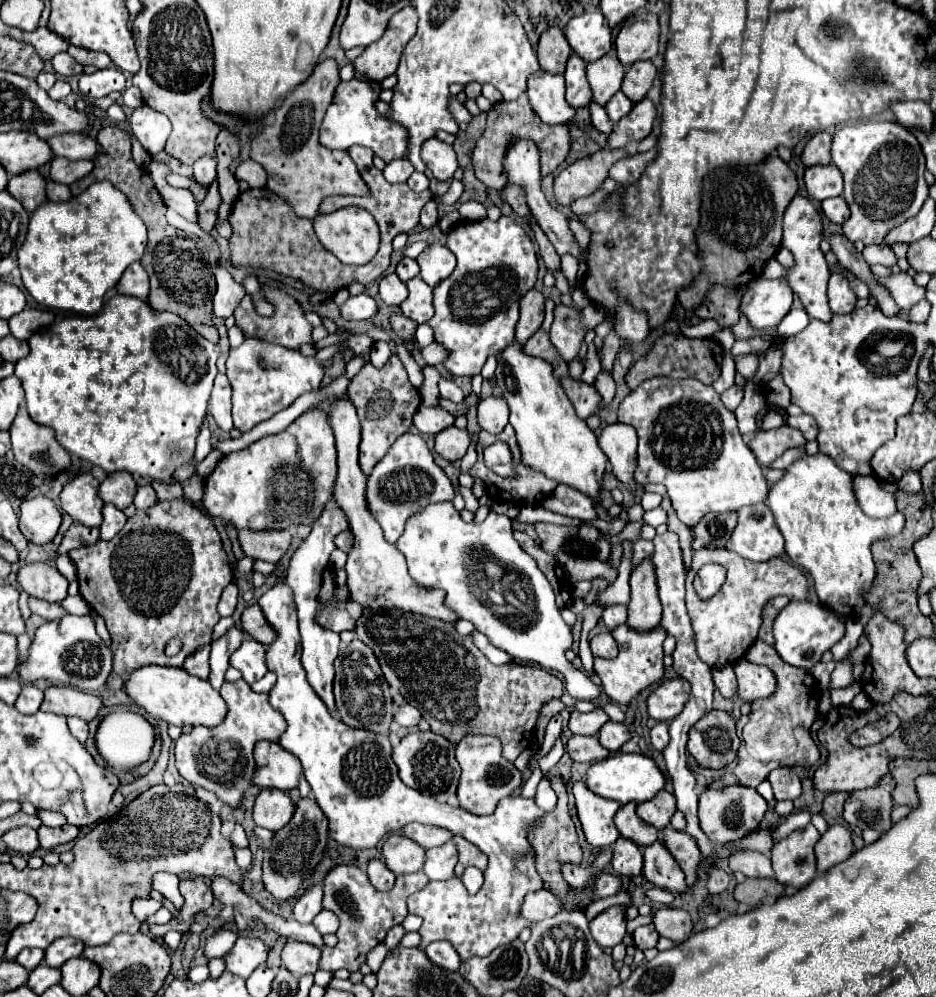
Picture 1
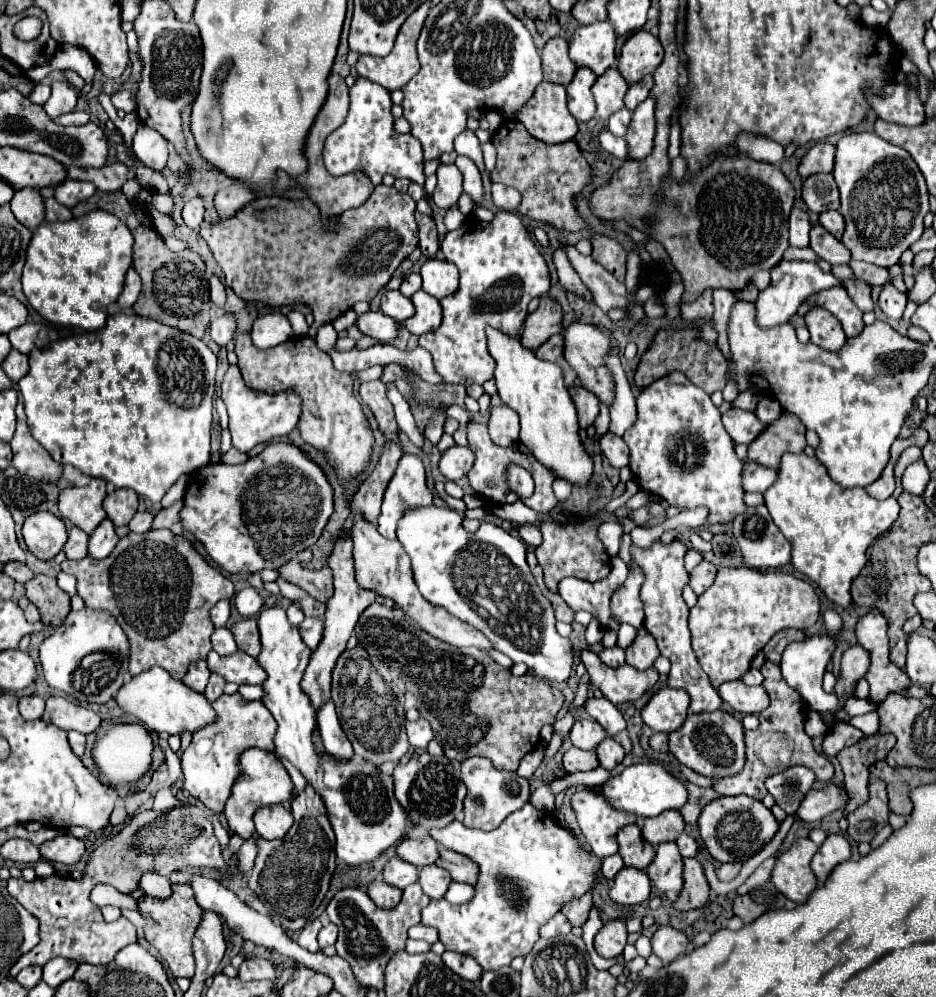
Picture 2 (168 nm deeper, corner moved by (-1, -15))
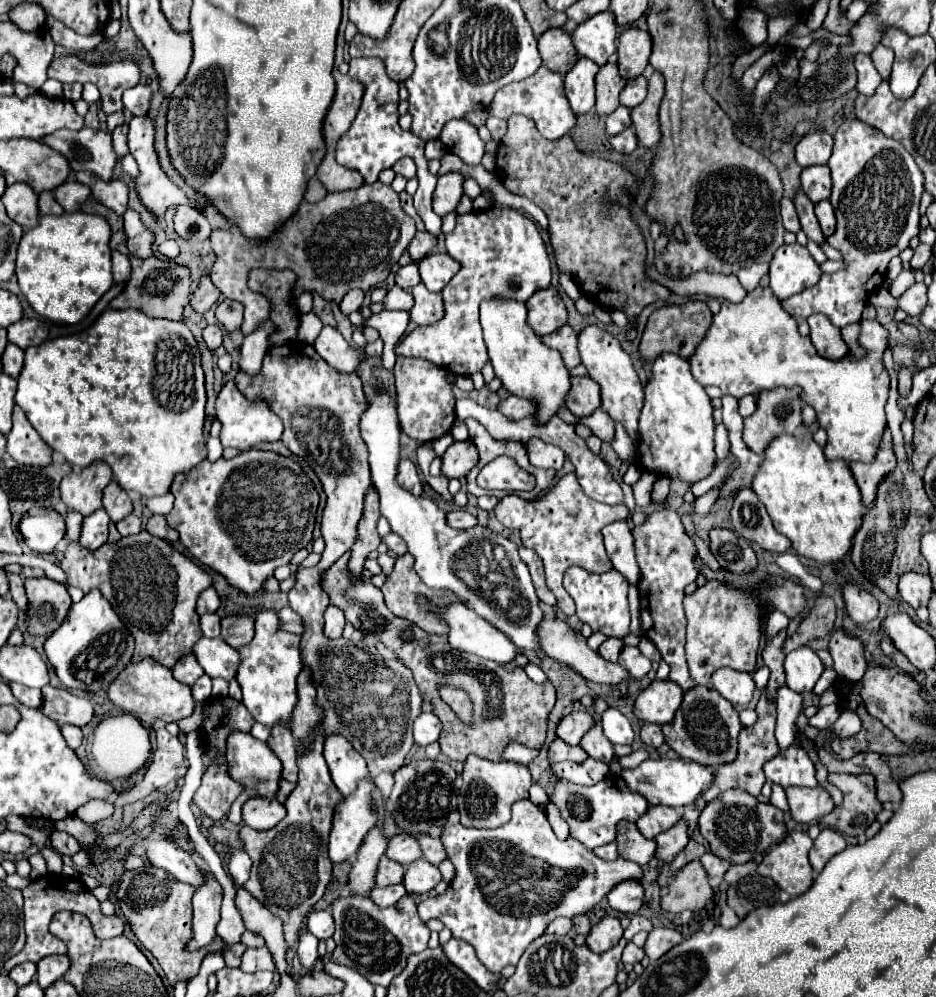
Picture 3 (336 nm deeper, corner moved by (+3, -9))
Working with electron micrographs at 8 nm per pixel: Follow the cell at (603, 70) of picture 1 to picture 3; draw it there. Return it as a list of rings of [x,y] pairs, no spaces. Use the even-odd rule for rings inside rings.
[[[612,56],[596,74],[596,112],[606,116],[618,108],[618,94],[626,86],[626,80],[618,74],[616,56]]]

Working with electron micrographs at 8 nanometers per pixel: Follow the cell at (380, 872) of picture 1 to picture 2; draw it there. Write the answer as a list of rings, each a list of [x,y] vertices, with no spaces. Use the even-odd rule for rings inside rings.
[[[372,882],[368,888],[368,896],[380,908],[394,908],[402,898],[402,890],[394,888],[390,884],[384,884],[384,882]]]

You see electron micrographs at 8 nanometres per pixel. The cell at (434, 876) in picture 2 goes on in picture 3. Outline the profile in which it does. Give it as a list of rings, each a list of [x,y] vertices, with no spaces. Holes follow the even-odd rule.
[[[420,858],[420,860],[406,866],[404,886],[412,894],[430,892],[440,880],[442,880],[440,870],[434,864],[430,864],[426,858]]]

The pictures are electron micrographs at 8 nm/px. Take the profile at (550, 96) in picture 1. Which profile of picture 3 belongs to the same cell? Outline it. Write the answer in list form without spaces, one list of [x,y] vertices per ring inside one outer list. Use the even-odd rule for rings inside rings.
[[[540,66],[538,72],[532,74],[530,78],[526,78],[526,80],[508,84],[502,90],[498,90],[492,104],[490,104],[490,108],[488,108],[488,112],[490,112],[490,116],[502,118],[502,120],[508,120],[512,114],[522,114],[522,116],[534,120],[540,134],[544,138],[548,138],[548,140],[562,138],[576,124],[576,116],[570,110],[570,104],[568,104],[568,100],[564,96],[562,76],[550,72],[546,66]]]

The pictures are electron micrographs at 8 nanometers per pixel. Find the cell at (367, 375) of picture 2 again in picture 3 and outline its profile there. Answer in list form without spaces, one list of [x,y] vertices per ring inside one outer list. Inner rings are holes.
[[[490,206],[486,210],[472,210],[470,214],[458,214],[454,232],[446,234],[446,248],[448,254],[460,262],[460,270],[442,290],[444,318],[432,326],[418,326],[416,330],[412,330],[394,348],[394,352],[396,356],[424,358],[444,370],[450,370],[454,376],[472,376],[474,372],[480,372],[488,362],[486,344],[482,340],[482,328],[479,324],[480,302],[488,298],[516,298],[516,302],[526,302],[536,290],[550,286],[550,258],[536,230],[536,224],[522,212],[508,206]]]

